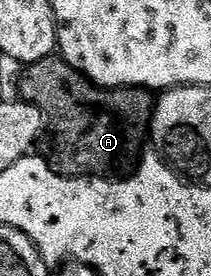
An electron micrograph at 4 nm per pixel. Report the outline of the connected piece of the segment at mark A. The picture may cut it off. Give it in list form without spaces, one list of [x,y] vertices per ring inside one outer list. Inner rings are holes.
[[[54,54],[23,67],[18,96],[42,111],[49,131],[54,131],[50,169],[71,178],[110,178],[117,168],[133,161],[143,151],[142,143],[147,143],[156,103],[153,91],[101,87]]]

